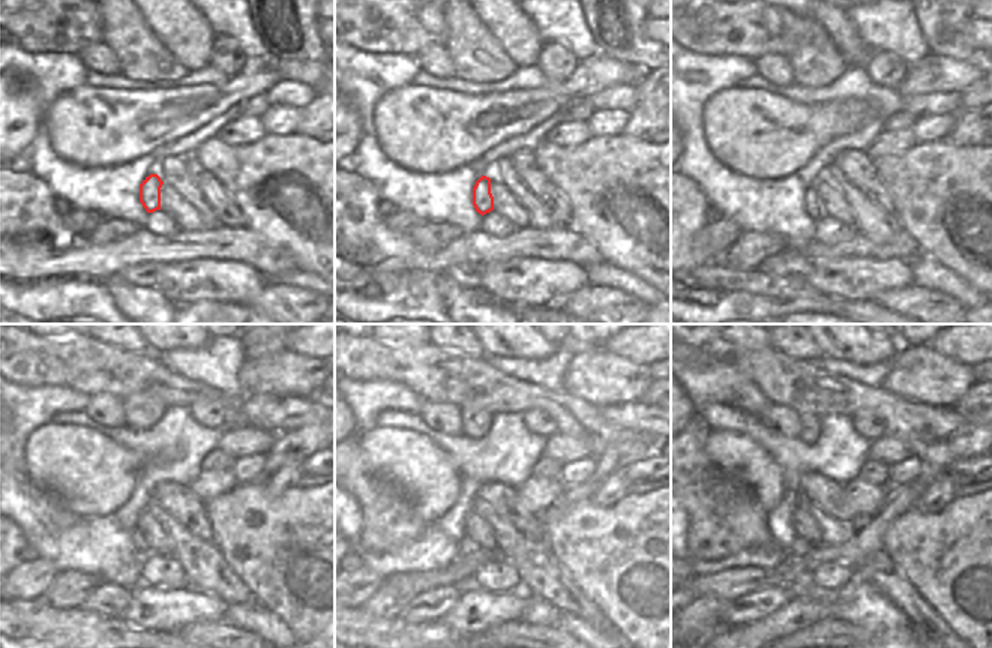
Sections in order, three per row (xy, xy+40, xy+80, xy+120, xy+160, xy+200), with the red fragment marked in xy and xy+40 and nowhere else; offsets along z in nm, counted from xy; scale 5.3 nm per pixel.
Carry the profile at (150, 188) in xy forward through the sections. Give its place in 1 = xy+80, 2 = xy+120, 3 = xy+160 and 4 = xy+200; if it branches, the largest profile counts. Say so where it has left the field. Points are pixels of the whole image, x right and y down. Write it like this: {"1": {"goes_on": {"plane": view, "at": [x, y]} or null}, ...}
{"1": {"goes_on": {"plane": "xy+80", "at": [812, 203]}}, "2": {"goes_on": {"plane": "xy+120", "at": [143, 549]}}, "3": {"goes_on": {"plane": "xy+160", "at": [465, 546]}}, "4": {"goes_on": {"plane": "xy+200", "at": [800, 546]}}}

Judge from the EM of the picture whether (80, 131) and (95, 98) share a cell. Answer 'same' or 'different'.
same

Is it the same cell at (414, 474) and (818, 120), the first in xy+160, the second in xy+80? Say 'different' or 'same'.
same

